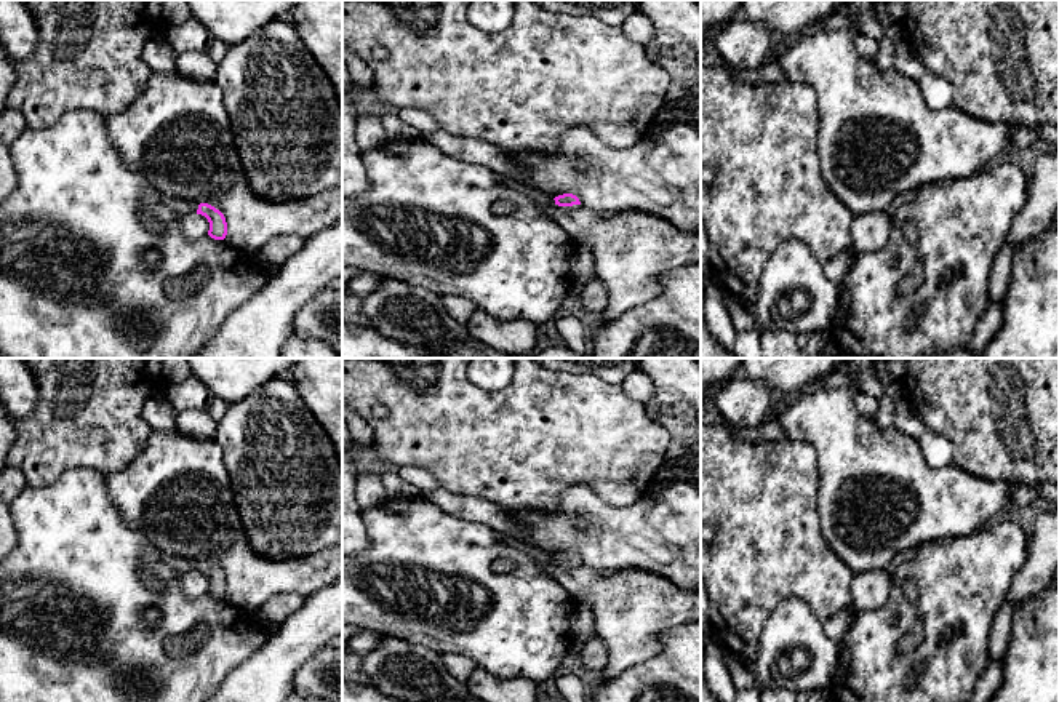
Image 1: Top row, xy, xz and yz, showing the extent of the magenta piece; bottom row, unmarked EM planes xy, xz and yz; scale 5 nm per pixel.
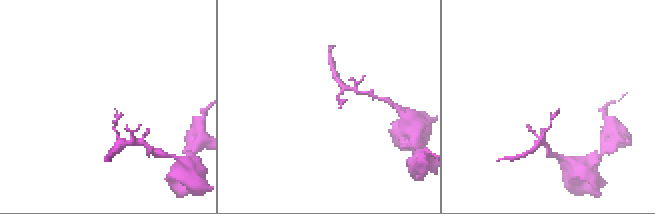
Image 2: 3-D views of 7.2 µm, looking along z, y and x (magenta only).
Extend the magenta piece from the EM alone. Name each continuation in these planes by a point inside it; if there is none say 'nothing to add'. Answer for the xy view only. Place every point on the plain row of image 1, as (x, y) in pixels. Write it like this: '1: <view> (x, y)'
1: xy (179, 565)

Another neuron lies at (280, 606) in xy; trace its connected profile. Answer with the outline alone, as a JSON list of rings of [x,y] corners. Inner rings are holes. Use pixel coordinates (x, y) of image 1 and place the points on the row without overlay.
[[[277,593],[261,606],[259,612],[275,628],[296,614],[302,608],[304,600],[298,593]]]

